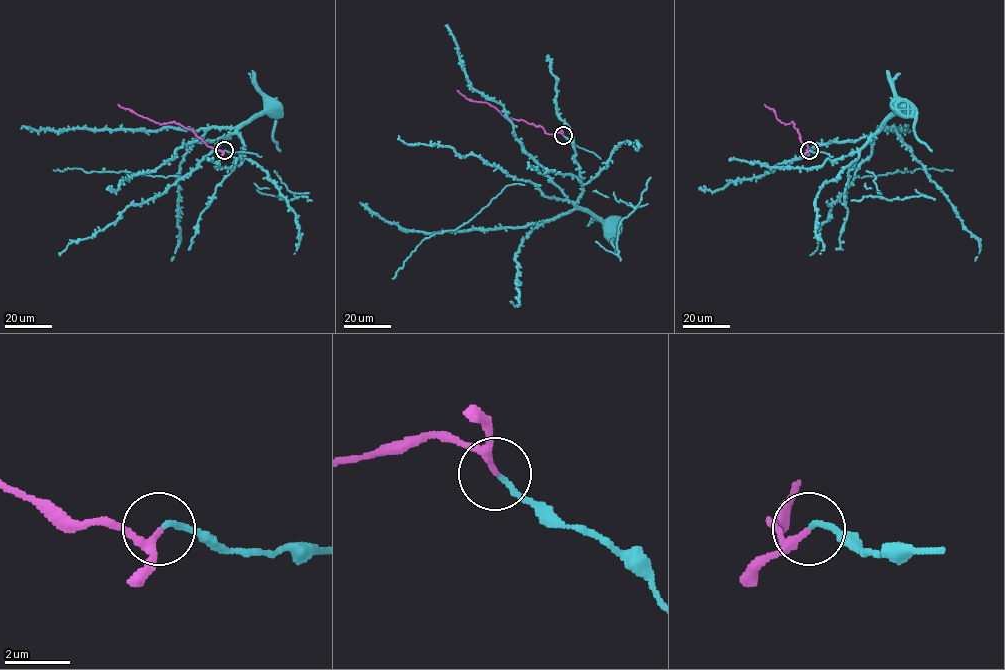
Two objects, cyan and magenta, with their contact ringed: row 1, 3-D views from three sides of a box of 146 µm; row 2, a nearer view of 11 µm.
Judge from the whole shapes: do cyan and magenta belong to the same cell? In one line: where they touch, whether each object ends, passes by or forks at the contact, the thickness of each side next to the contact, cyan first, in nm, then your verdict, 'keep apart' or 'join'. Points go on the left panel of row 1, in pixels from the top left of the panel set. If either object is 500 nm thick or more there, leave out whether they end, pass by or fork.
place (224, 150); cyan ends; magenta passes by; calibres 160 and 160 nm; join

